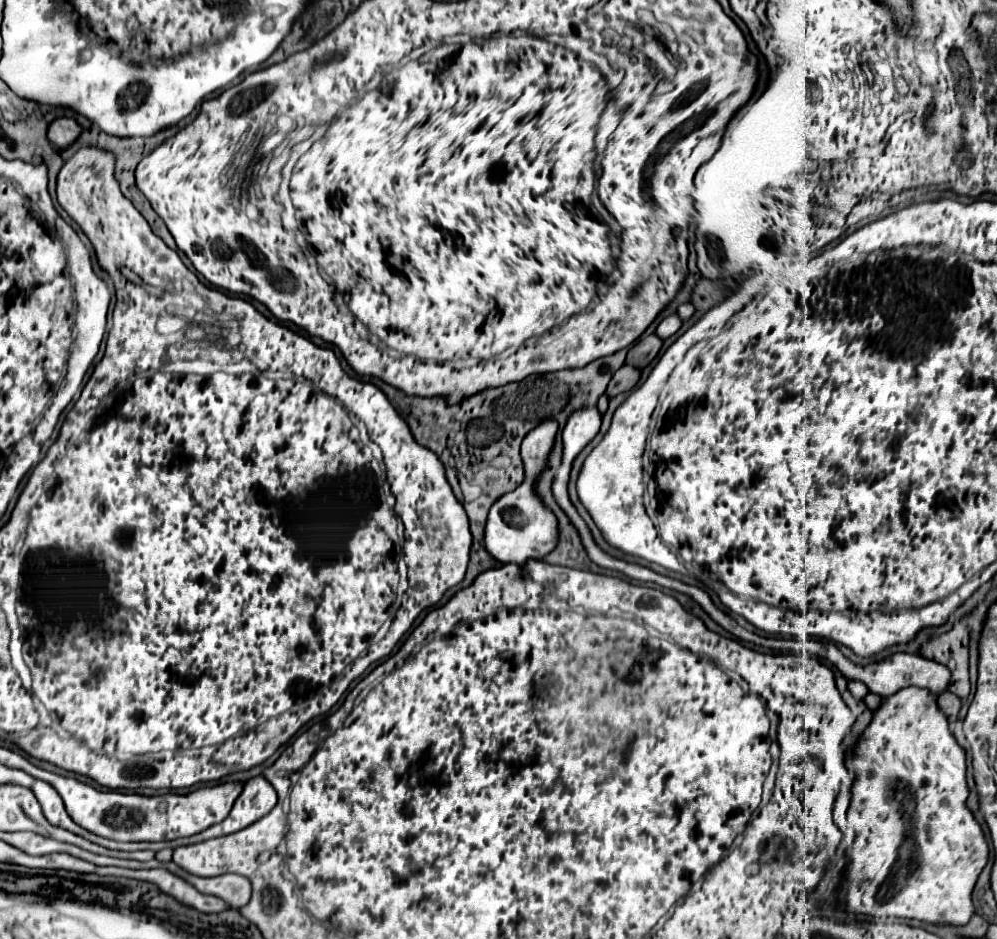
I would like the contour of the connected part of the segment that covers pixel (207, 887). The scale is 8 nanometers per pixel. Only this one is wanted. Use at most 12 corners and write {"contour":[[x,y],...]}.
{"contour":[[179,867],[173,873],[201,893],[221,897],[231,907],[251,899],[243,875],[201,879]]}

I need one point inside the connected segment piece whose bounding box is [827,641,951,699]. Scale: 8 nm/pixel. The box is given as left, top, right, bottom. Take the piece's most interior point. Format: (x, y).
(883, 678)

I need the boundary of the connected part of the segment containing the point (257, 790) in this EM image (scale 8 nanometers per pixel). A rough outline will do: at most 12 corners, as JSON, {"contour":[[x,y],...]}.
{"contour":[[263,777],[245,783],[227,819],[183,841],[237,833],[265,817],[277,793]]}

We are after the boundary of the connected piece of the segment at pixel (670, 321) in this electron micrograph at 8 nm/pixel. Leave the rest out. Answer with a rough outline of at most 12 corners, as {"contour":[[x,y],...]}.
{"contour":[[669,315],[659,323],[657,337],[667,339],[681,327],[677,315]]}

